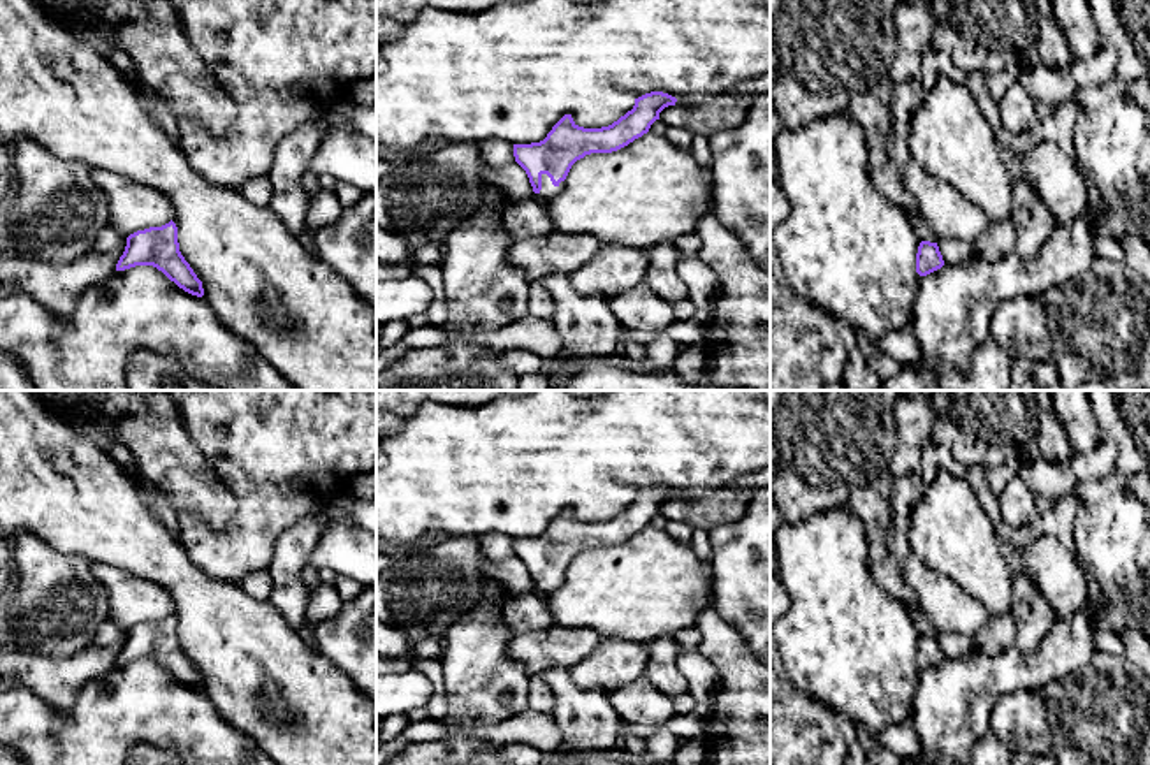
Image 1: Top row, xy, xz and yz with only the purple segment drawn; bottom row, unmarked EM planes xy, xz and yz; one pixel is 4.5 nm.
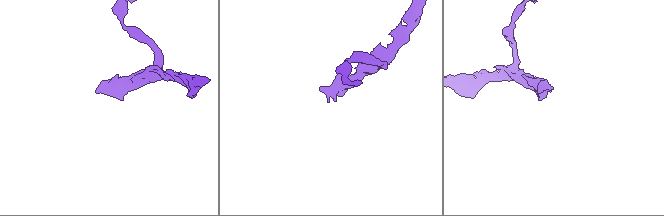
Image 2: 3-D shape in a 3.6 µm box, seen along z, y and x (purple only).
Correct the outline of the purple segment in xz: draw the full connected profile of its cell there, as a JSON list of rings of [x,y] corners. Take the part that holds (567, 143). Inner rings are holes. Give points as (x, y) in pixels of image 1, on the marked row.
[[[651,91],[635,98],[635,106],[617,121],[601,128],[579,127],[564,114],[540,142],[513,144],[515,162],[526,171],[542,204],[564,190],[571,165],[591,153],[612,153],[649,132],[659,113],[675,106],[677,98]]]

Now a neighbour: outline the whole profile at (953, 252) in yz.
[[[939,239],[939,251],[944,264],[955,266],[974,255],[974,244],[960,239]]]

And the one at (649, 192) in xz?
[[[651,132],[612,153],[591,153],[577,160],[564,190],[543,204],[554,232],[593,236],[601,244],[651,248],[695,234],[702,216],[714,211],[712,179],[689,149]]]

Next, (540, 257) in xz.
[[[545,234],[517,241],[508,250],[508,260],[519,267],[529,281],[573,274],[586,266],[601,241],[593,236]]]

